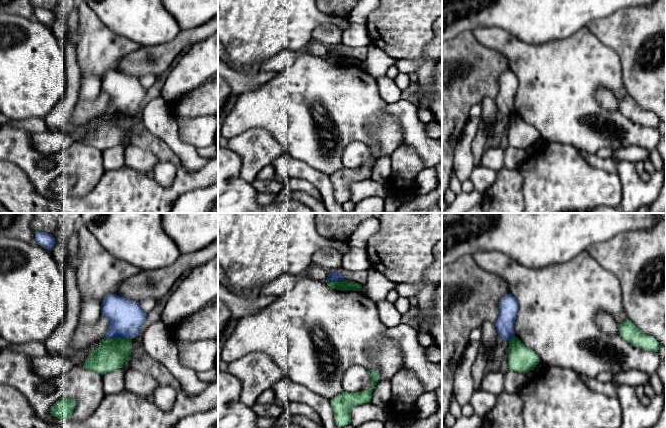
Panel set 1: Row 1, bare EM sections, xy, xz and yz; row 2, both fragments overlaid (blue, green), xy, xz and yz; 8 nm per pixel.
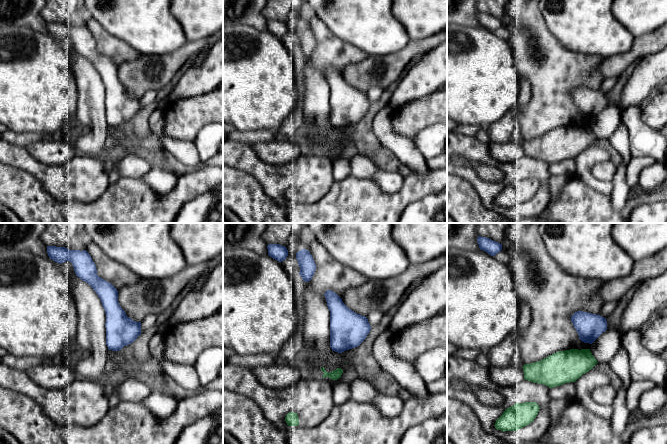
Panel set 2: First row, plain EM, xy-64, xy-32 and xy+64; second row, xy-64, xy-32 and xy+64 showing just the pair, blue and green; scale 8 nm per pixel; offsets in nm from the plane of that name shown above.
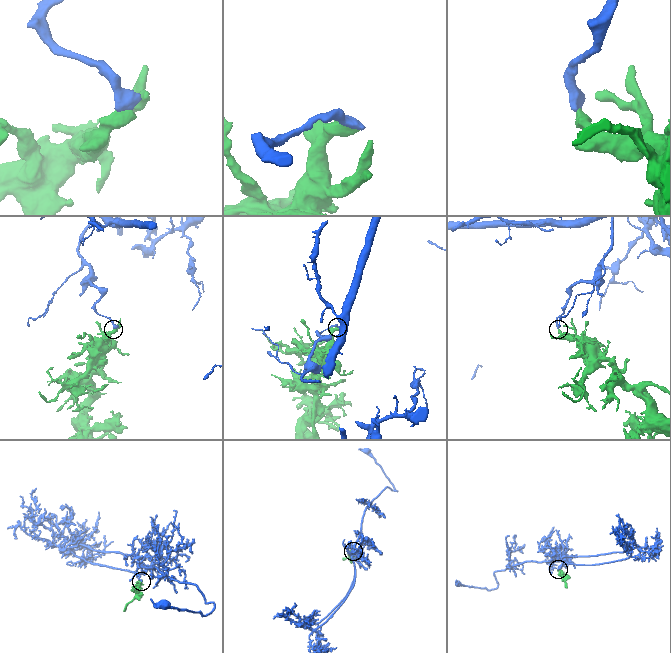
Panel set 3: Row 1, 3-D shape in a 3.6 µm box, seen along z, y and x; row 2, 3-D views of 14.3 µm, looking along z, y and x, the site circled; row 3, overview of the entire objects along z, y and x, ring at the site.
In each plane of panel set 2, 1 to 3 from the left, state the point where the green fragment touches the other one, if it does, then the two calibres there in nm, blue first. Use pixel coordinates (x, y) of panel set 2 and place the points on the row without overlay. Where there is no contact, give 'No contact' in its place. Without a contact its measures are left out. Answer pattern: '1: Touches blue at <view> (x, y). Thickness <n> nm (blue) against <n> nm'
1: No contact
2: No contact
3: No contact

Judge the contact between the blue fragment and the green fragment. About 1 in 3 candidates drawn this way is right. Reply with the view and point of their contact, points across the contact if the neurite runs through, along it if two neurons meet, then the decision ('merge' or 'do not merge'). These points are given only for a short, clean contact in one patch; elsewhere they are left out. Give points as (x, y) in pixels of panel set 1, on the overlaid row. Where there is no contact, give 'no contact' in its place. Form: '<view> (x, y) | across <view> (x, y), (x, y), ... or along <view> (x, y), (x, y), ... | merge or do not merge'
xy (117, 337) | along xy (130, 338), (104, 339) | do not merge

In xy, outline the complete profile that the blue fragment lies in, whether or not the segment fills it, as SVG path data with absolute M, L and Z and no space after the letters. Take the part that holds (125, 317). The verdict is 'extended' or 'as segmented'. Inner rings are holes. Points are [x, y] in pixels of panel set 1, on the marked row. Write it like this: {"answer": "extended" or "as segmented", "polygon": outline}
{"answer": "as segmented", "polygon": "M106 294L101 303L101 312L109 321L104 339L133 339L138 335L147 314L139 302L132 302L117 294Z"}

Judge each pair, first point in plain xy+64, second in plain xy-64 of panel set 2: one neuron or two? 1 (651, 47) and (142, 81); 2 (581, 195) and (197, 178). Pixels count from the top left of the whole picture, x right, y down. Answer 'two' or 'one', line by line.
1: one
2: one

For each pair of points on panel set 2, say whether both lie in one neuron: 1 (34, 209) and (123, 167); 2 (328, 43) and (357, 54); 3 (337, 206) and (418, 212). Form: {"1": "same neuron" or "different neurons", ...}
{"1": "different neurons", "2": "same neuron", "3": "different neurons"}

